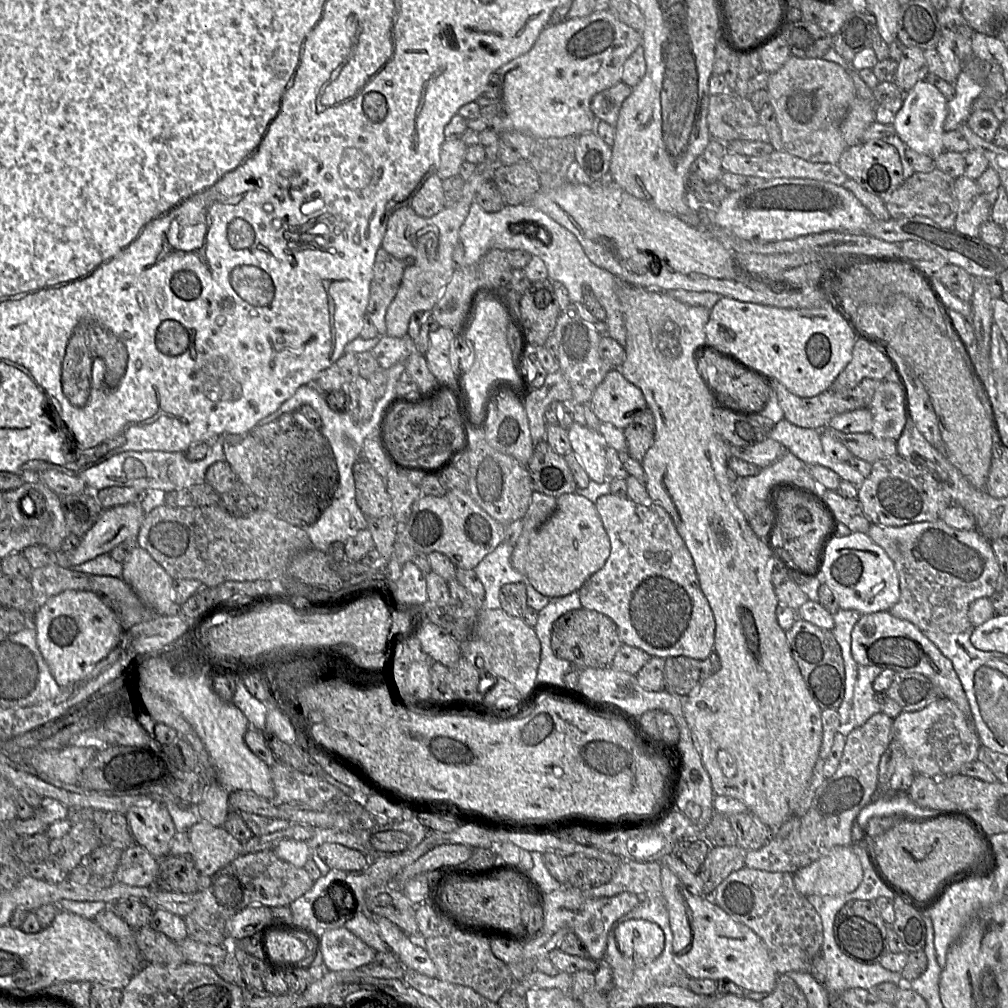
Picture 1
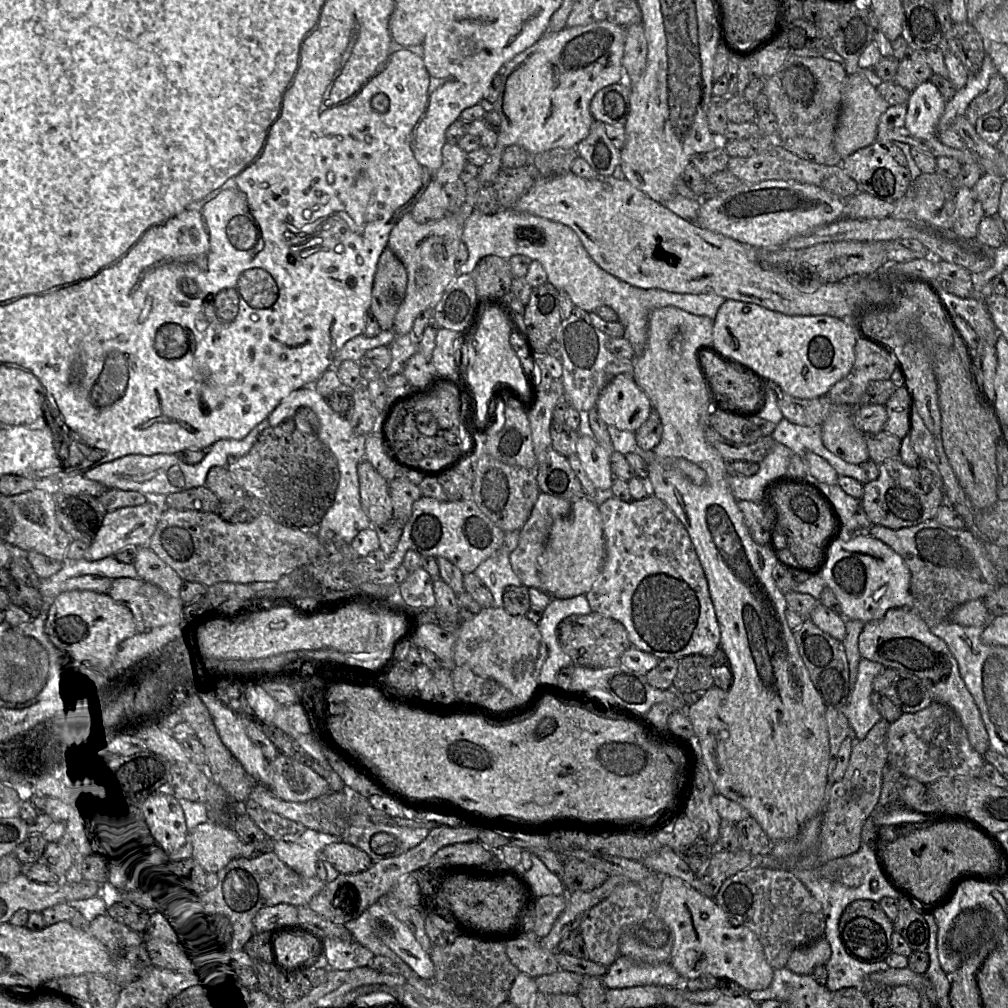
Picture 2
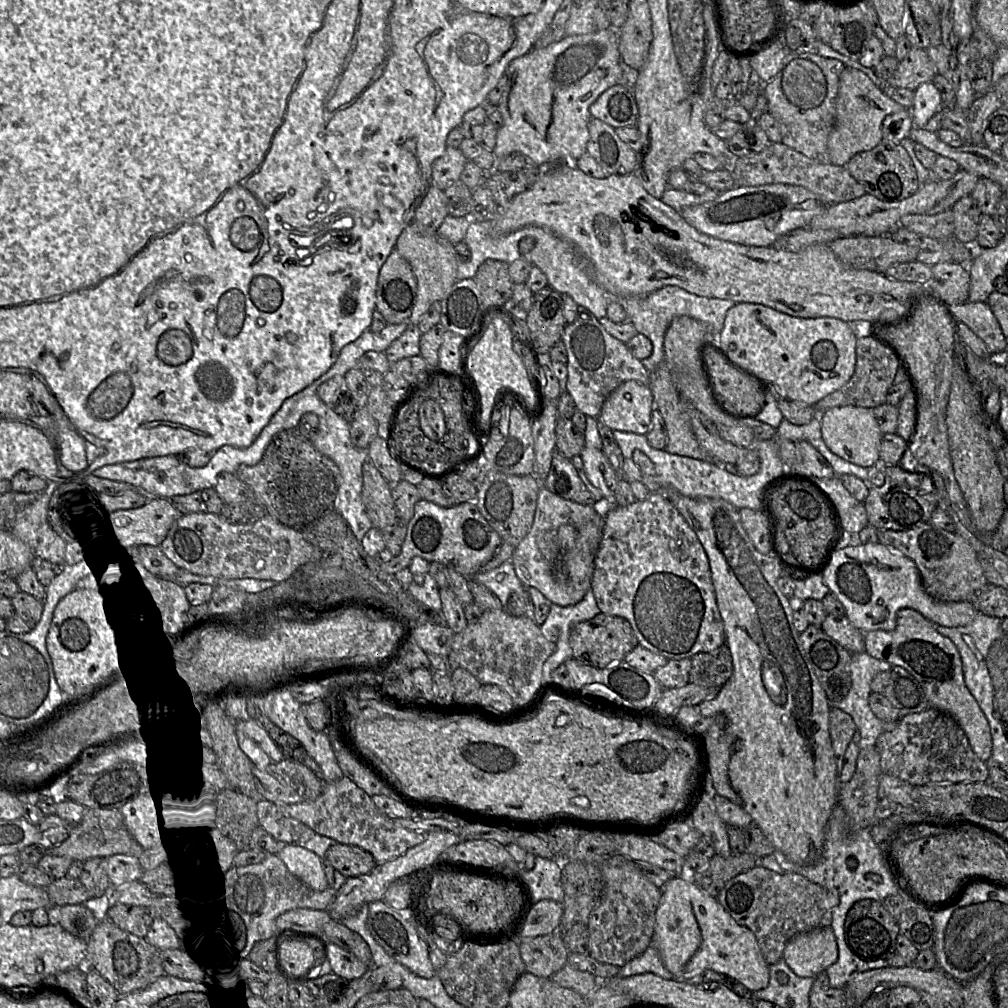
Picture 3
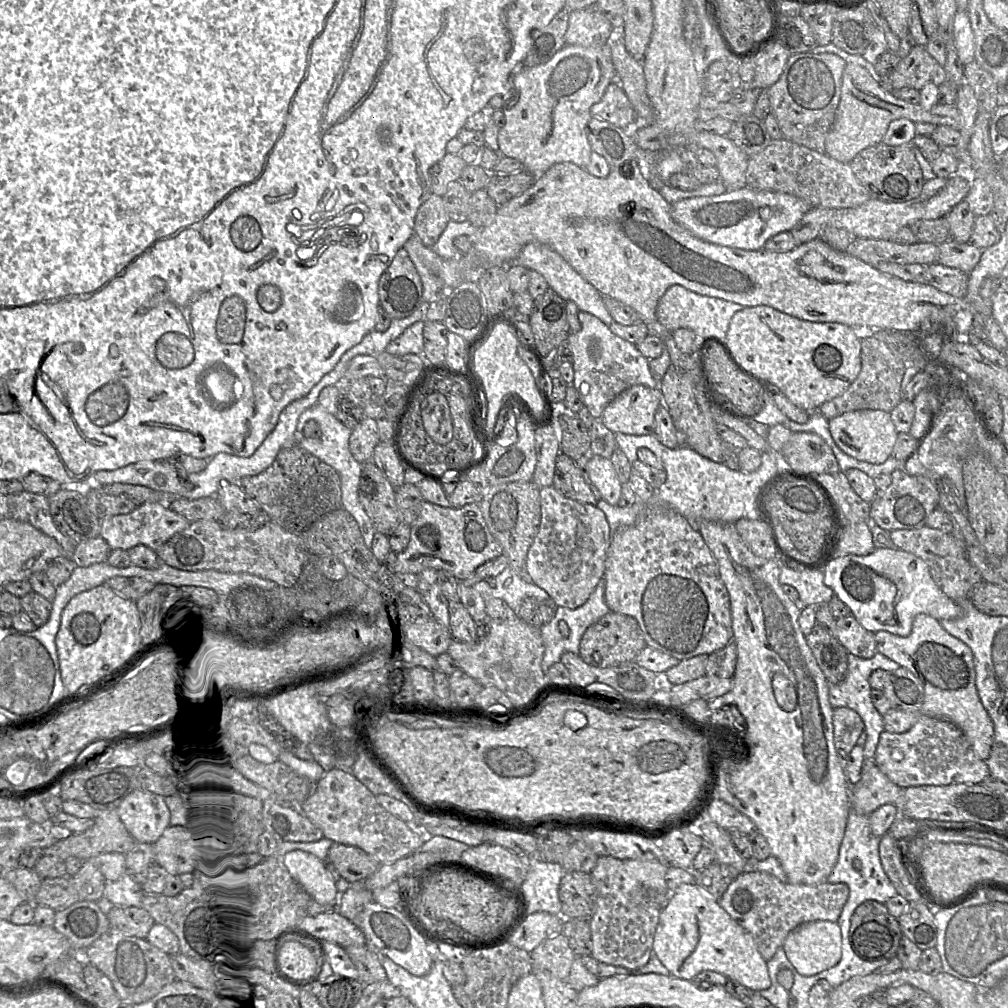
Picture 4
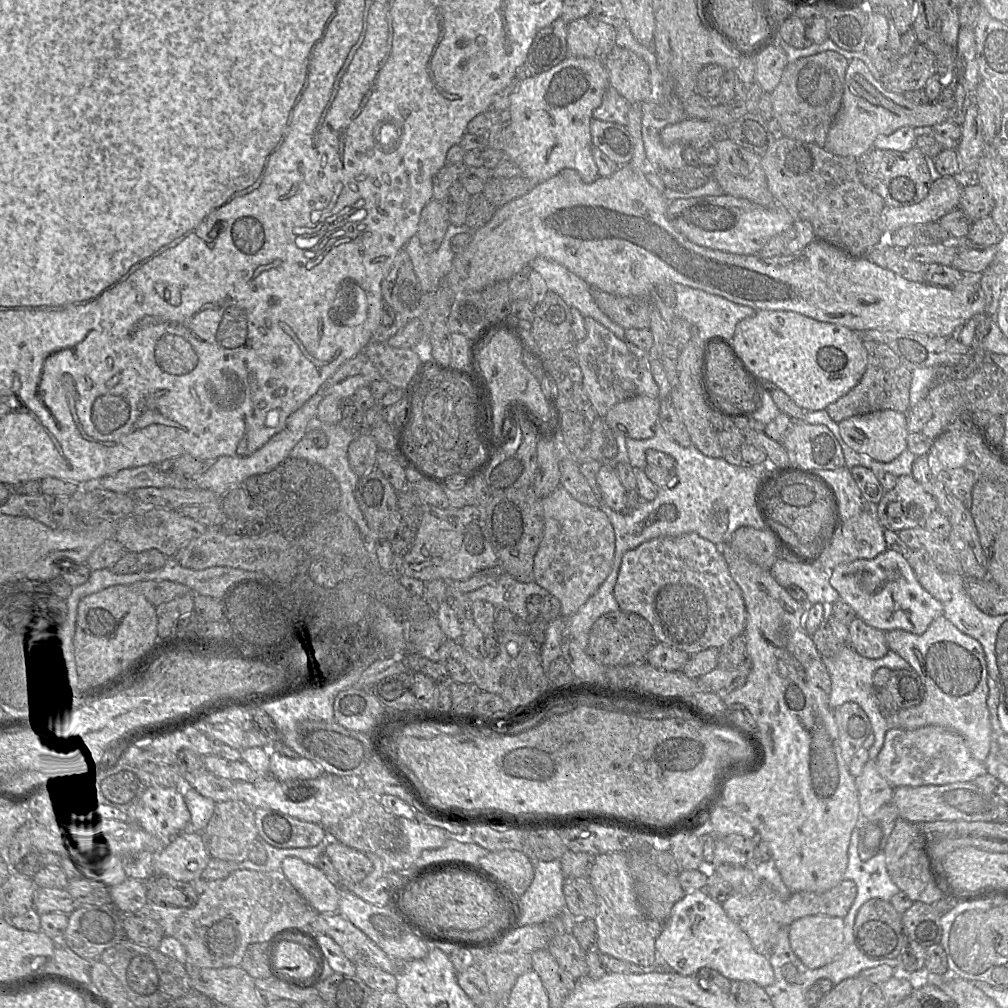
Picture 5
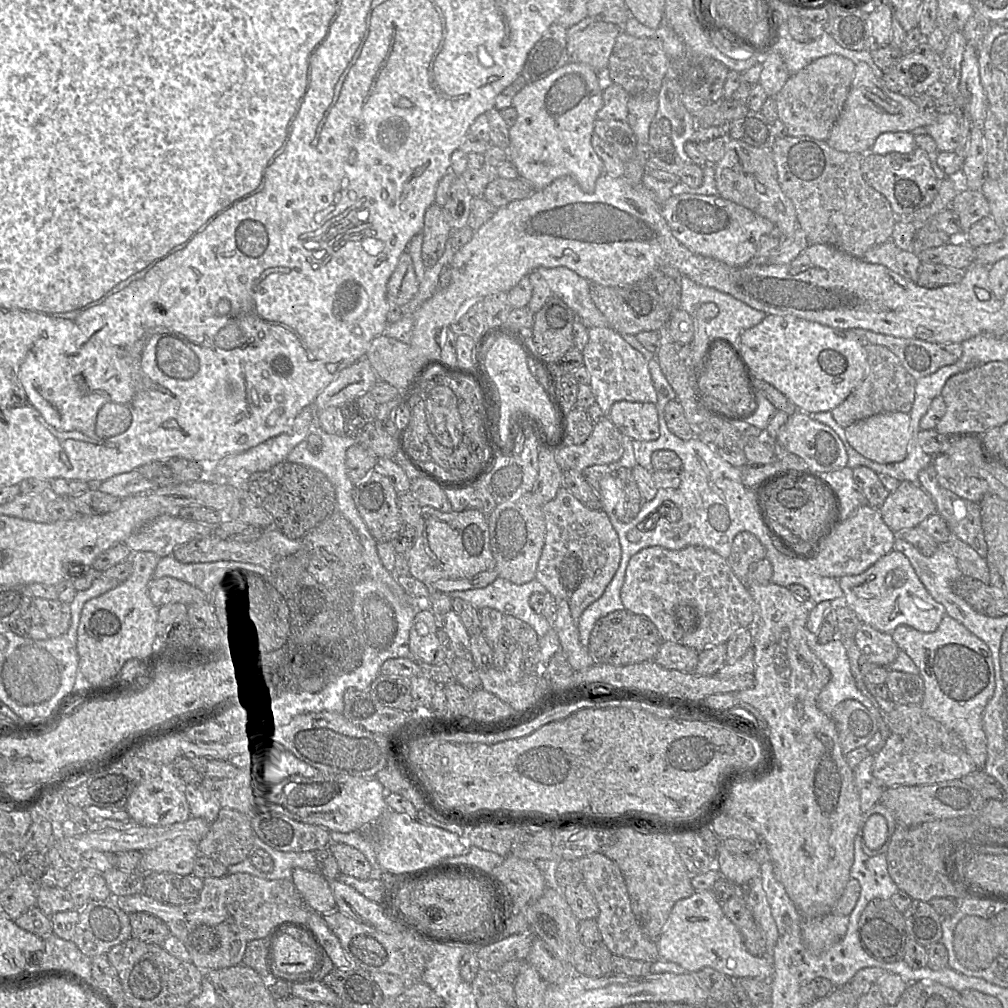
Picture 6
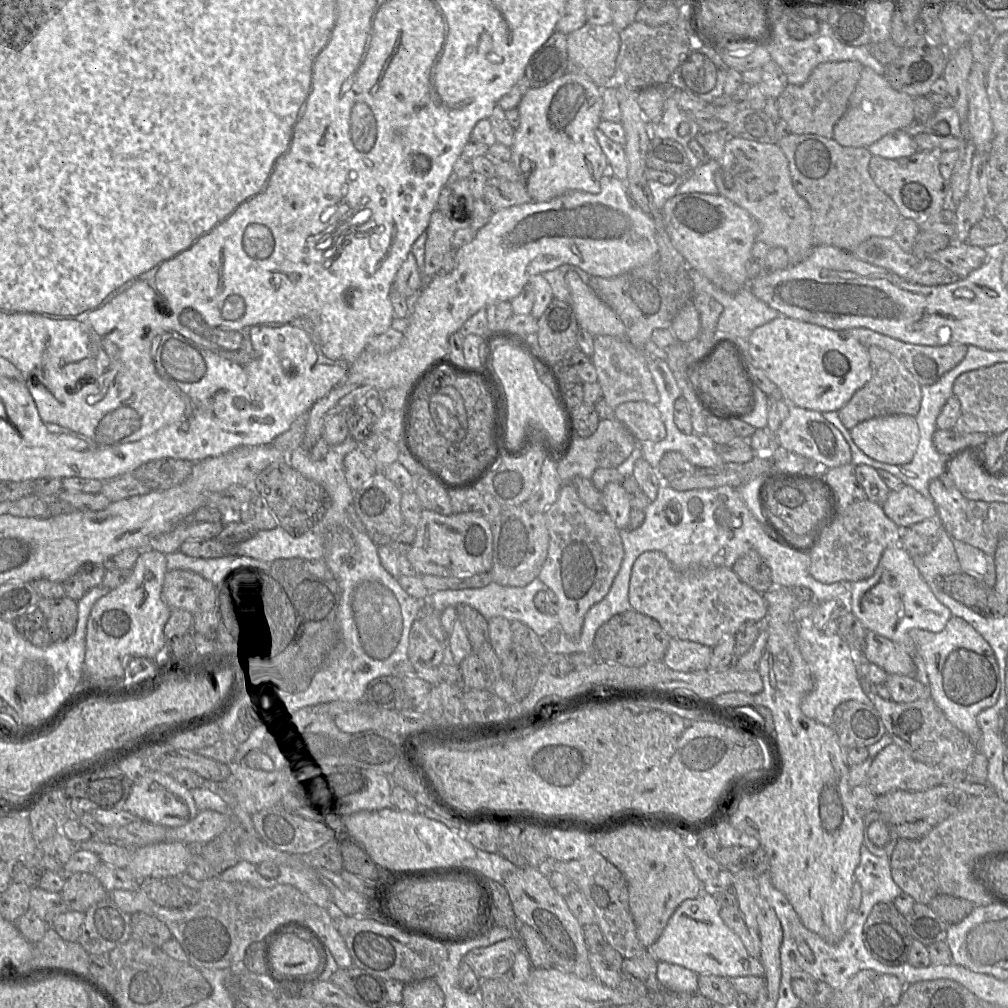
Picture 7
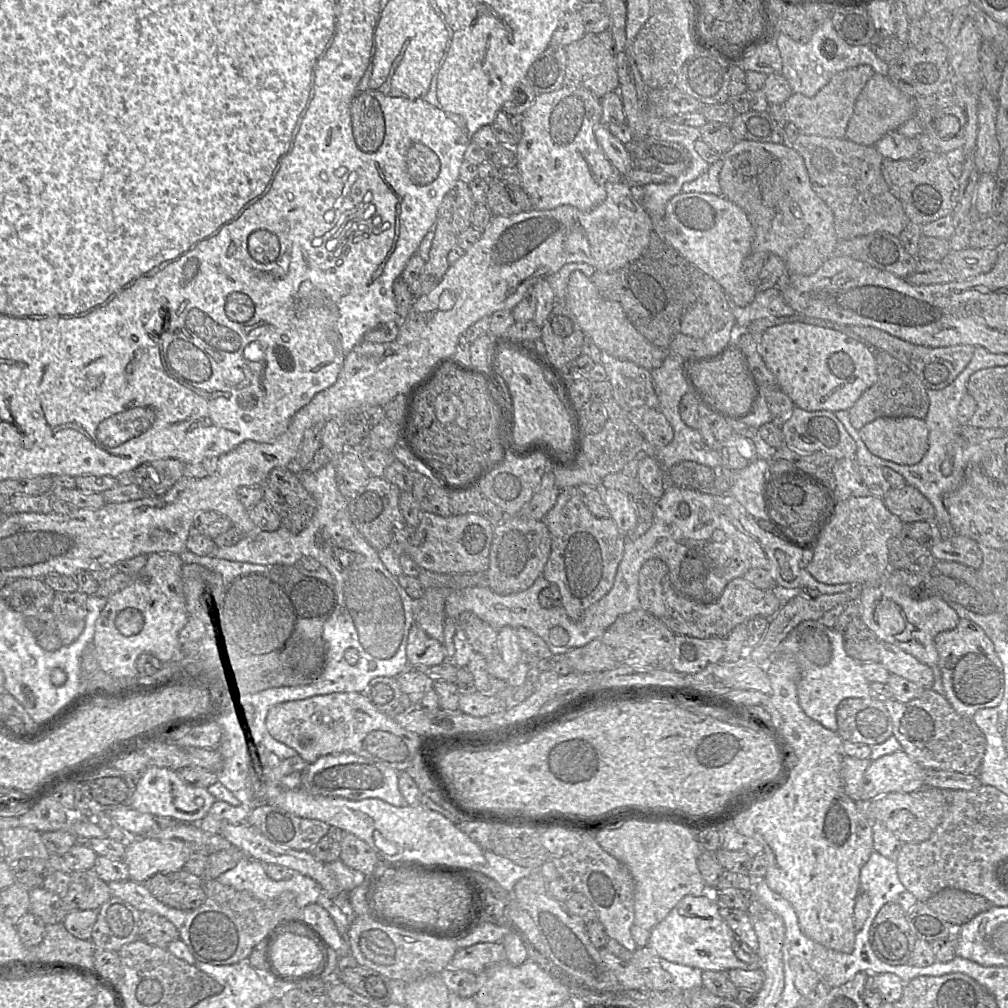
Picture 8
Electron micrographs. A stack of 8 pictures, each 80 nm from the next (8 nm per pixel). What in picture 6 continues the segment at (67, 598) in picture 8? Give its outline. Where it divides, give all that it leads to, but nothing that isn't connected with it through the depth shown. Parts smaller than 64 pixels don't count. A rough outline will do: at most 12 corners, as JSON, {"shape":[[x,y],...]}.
{"shape":[[34,597],[49,637],[66,633],[70,603]]}

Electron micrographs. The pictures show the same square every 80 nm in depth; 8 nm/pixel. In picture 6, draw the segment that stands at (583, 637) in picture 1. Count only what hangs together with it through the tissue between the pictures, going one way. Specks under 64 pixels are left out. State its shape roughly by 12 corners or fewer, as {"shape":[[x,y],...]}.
{"shape":[[623,609],[595,623],[595,663],[654,660],[663,642],[649,618]]}

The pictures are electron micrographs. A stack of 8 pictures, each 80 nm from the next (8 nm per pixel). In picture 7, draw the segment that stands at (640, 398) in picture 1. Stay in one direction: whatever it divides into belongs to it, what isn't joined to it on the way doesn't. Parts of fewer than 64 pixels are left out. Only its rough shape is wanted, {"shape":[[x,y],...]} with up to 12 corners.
{"shape":[[629,401],[614,416],[638,442],[659,442],[666,427],[656,405]]}

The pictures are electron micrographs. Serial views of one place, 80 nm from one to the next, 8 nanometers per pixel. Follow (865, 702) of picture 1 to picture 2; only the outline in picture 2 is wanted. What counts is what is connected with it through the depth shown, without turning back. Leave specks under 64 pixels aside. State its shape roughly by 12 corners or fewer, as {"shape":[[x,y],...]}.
{"shape":[[861,657],[855,686],[839,708],[864,739],[882,718],[870,696],[882,664]]}

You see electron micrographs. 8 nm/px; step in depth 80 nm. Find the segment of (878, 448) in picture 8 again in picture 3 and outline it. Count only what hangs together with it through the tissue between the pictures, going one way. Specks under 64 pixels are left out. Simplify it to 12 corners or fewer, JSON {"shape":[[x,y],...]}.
{"shape":[[873,408],[821,413],[821,436],[840,458],[879,464],[883,436]]}

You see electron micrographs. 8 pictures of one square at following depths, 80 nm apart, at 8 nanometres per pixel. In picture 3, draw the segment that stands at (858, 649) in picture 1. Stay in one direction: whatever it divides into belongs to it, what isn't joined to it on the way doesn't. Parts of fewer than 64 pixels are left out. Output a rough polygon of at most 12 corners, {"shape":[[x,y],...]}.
{"shape":[[915,609],[865,652],[921,683],[989,761],[989,722],[965,684],[955,644]]}

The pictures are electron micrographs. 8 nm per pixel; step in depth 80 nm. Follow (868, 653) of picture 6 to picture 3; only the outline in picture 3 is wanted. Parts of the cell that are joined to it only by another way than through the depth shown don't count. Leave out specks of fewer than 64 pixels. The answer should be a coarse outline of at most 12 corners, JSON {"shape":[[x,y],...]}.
{"shape":[[828,613],[822,630],[850,653],[865,652],[865,633],[845,614]]}

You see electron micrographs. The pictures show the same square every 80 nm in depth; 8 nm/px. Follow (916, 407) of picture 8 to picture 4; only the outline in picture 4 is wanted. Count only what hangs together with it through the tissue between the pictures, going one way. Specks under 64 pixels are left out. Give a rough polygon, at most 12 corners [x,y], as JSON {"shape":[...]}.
{"shape":[[873,336],[861,341],[861,368],[841,395],[820,405],[890,412],[902,401],[906,364]]}

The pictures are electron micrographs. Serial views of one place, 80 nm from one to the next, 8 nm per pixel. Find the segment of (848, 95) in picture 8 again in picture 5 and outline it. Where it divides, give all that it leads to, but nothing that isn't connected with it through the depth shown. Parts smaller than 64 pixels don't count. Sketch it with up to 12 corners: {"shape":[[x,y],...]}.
{"shape":[[849,60],[788,62],[770,93],[785,137],[824,147]]}

